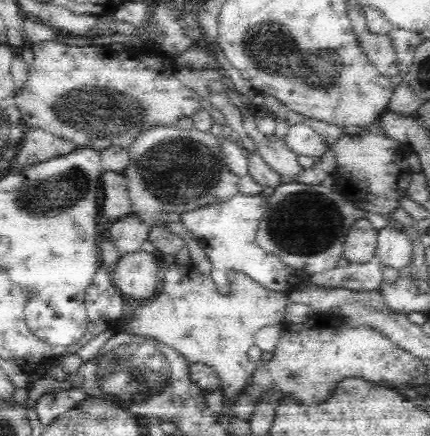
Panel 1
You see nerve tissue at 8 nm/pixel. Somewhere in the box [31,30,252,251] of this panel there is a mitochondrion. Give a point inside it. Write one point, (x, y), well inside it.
(97, 109)

